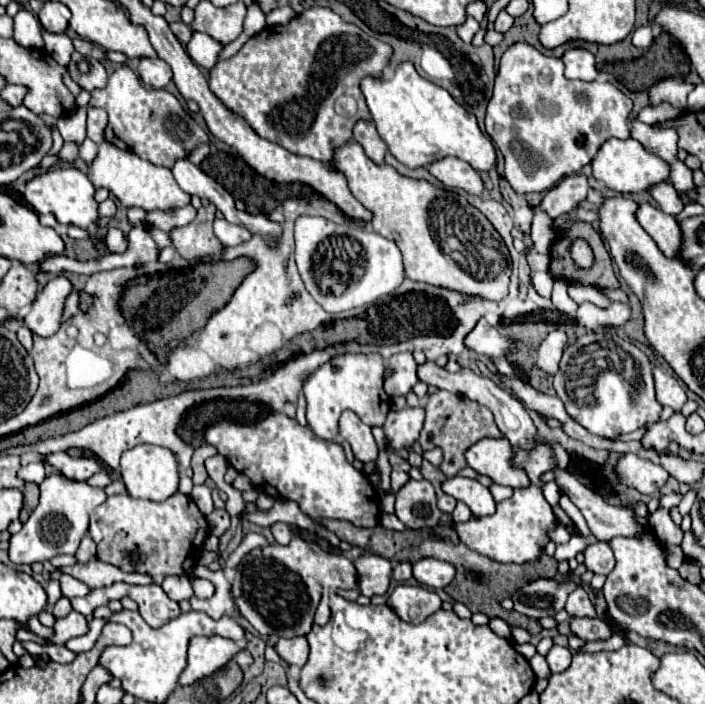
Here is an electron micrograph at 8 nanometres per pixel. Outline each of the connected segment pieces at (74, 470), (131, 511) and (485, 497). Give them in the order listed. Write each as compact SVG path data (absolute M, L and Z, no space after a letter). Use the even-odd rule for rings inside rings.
M53 453L45 459L53 467L57 467L65 477L75 481L87 481L101 469L101 463L95 457L71 457L69 453Z
M175 493L161 503L113 495L91 515L89 535L97 543L97 557L101 561L127 573L147 573L155 585L161 585L167 575L187 575L191 571L193 561L199 557L203 541L209 535L209 527L193 499L181 493Z
M453 477L443 483L443 491L457 501L463 501L473 515L489 515L495 513L495 499L489 491L489 487L483 487L479 481L467 479L467 477Z

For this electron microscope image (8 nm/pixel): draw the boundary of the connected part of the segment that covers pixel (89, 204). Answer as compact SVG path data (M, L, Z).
M75 167L51 169L47 173L35 175L25 189L25 199L37 213L53 213L61 225L77 225L85 231L95 229L95 223L99 221L99 211L97 211L99 203L95 201L93 195L95 195L93 183L83 171Z

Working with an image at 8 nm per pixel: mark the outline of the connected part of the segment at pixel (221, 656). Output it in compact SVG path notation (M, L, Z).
M193 637L189 643L189 661L179 677L179 683L191 685L201 677L213 675L215 671L223 669L239 651L241 649L237 643L225 637Z

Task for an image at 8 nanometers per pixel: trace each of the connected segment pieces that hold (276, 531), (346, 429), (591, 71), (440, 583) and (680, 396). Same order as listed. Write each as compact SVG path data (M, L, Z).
M275 523L271 527L273 535L275 535L275 541L281 543L281 545L287 545L291 541L291 527L287 523Z
M343 411L339 419L339 435L351 445L355 459L363 463L377 459L377 443L373 439L371 427L365 425L353 411Z
M569 49L563 55L563 63L567 79L595 81L599 77L599 71L595 67L595 57L585 49Z
M421 559L413 563L413 577L427 587L447 587L451 579L455 577L453 565L447 561L437 561L437 559Z
M653 367L653 377L655 377L657 401L661 405L673 407L675 411L681 411L681 407L687 401L687 395L685 395L685 389L681 387L681 383L673 375L667 375L665 371L661 371L659 367Z

